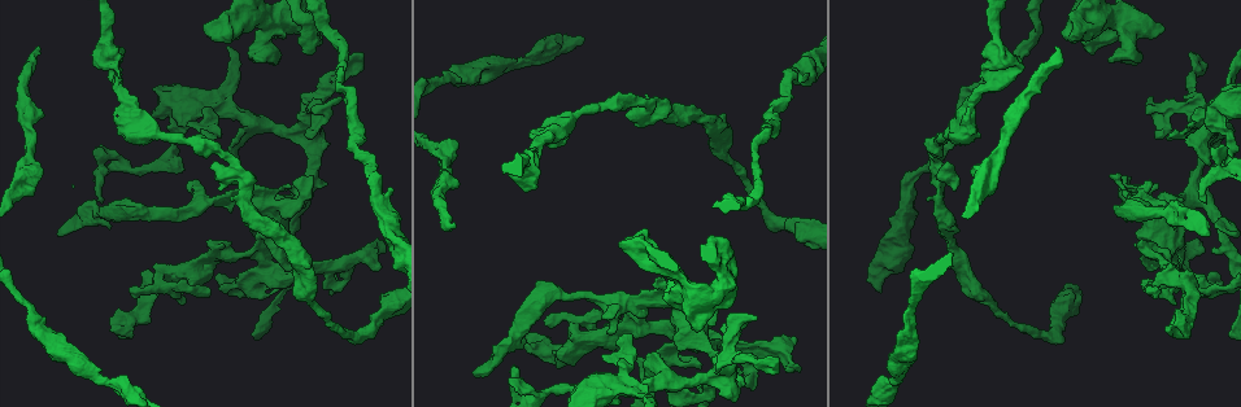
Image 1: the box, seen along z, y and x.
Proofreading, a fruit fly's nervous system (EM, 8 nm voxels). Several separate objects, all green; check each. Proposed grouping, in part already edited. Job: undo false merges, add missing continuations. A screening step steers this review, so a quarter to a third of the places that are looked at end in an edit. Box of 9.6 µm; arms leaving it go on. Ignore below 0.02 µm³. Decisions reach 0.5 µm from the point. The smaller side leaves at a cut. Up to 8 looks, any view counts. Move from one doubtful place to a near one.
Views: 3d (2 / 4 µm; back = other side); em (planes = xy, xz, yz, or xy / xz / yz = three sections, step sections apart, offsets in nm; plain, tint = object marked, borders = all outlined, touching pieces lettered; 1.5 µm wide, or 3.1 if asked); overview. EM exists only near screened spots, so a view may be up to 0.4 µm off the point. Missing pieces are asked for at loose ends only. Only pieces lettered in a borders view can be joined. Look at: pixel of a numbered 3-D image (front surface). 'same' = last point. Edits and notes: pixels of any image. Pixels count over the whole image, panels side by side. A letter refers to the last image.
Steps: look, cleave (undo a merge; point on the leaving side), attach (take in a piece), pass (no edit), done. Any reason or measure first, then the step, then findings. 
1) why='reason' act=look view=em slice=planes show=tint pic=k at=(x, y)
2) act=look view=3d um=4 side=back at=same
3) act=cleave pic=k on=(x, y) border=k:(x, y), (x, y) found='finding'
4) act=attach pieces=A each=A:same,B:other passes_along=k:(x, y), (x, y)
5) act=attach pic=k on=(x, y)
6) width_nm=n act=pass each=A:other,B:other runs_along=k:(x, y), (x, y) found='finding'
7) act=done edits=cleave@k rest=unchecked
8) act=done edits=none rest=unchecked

why='long arm stops here' act=look view=em slice=planes show=borders pic=1 at=(1207, 235)

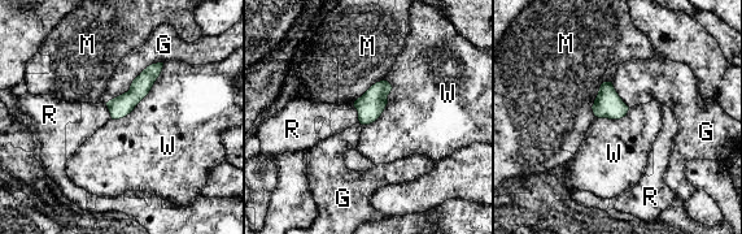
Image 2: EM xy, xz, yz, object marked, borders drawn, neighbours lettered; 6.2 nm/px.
longest_contact=W:480nm act=pass each=G:other,M:other,R:other,W:other found='no lettered piece goes on from it'

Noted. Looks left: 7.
why='an open end' act=look view=em slice=yz step=4 show=tint pic=1 at=(99, 147)

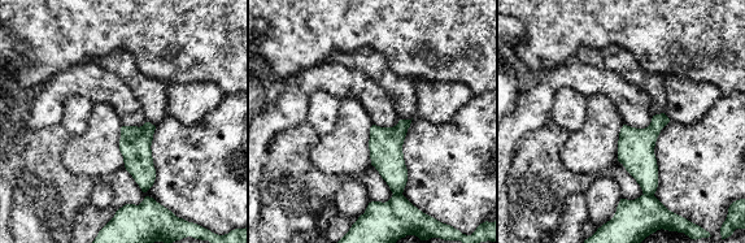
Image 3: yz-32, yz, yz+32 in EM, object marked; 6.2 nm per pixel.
why='another direction' act=look view=em slice=planes show=borders at=same

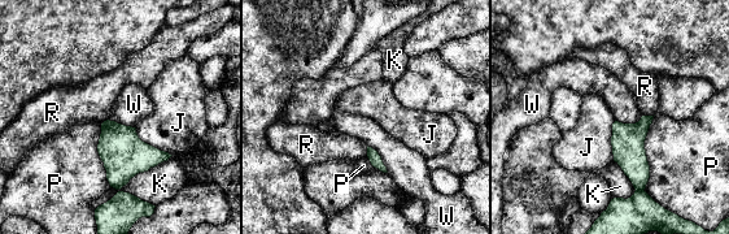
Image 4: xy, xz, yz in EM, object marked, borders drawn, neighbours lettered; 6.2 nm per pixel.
act=pass each=J:other,K:other,P:other,R:other,W:other border=4:(367, 144), (378, 152), (388, 172) found='none of them fits'

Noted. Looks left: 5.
why='thin neck' act=look view=em slice=planes show=plain pic=1 at=(352, 146)

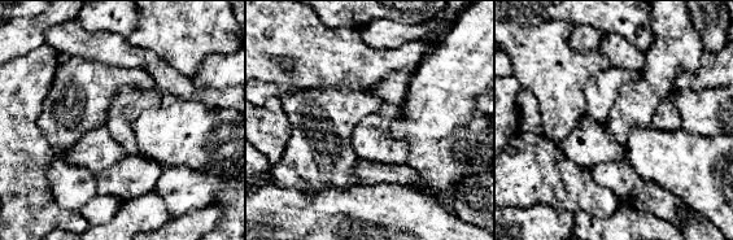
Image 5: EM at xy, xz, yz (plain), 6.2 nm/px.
why='what lies round it' act=look view=em slice=planes show=borders at=same

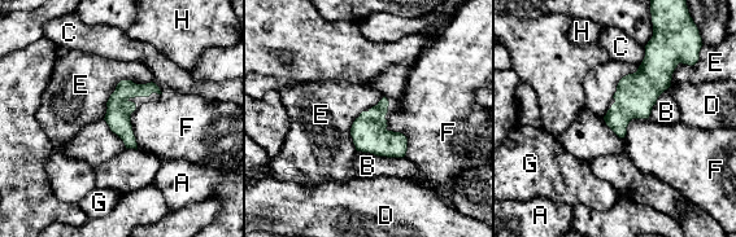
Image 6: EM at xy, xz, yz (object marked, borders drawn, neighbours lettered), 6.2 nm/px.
width_nm=170 act=pass each=A:other,B:other,C:other,D:other,E:other,F:other,G:other,H:other border=6:(648, 118), (623, 137), (602, 119) found='all the same neuron'

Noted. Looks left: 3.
act=done edits=none rest=unchecked

